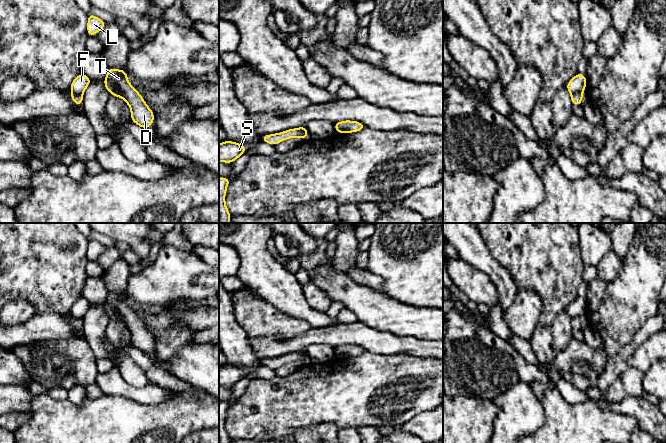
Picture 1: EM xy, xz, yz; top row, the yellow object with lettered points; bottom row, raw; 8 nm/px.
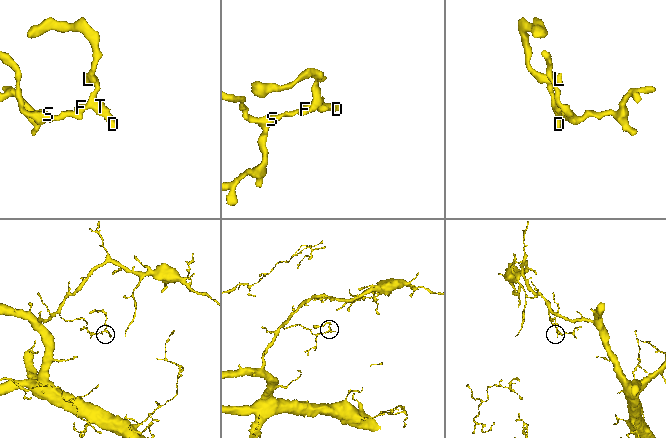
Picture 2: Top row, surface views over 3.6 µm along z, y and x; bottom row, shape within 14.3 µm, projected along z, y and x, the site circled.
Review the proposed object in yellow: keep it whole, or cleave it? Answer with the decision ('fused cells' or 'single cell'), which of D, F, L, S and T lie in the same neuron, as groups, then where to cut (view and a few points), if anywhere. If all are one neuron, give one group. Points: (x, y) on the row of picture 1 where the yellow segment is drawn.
fused cells | D F L T / S | yz (581, 92), (573, 92), (571, 94)

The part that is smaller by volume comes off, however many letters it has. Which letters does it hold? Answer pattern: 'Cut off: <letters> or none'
Cut off: D, F, L, T

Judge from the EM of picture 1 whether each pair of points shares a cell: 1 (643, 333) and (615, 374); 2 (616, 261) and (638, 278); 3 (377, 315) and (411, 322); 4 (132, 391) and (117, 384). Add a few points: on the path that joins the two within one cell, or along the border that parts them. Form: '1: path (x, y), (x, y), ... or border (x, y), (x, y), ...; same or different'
1: path (635, 343), (617, 364); same
2: border (622, 259), (617, 274), (605, 282); different
3: path (385, 315), (391, 315), (403, 320); same
4: path (128, 391), (121, 388); same

